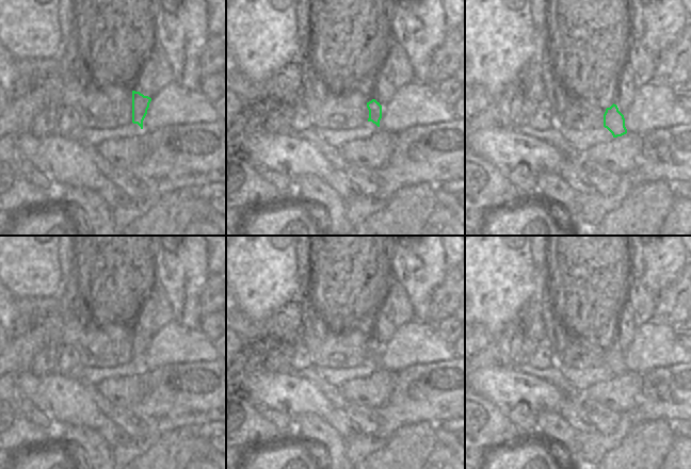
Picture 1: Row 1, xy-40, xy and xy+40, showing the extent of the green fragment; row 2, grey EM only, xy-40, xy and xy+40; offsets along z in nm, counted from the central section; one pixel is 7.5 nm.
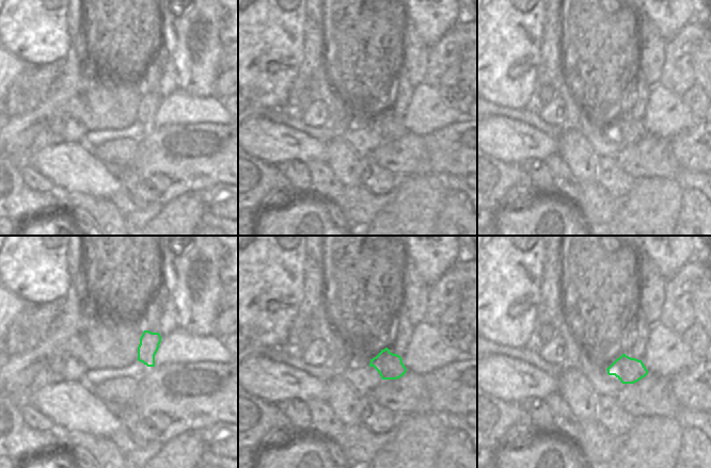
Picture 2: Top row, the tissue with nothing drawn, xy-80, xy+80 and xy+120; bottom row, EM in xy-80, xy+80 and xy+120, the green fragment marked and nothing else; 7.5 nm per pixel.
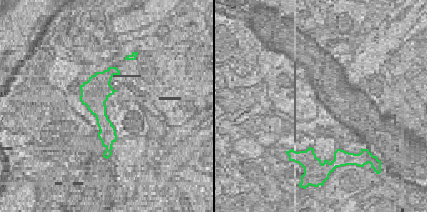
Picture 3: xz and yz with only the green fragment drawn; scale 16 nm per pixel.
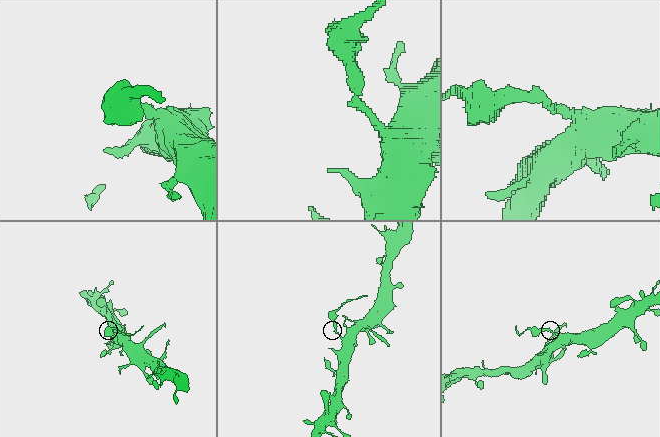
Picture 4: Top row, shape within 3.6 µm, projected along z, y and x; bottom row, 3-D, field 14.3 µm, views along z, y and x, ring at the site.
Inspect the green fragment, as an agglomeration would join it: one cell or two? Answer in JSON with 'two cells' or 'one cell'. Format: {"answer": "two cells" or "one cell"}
{"answer": "two cells"}

